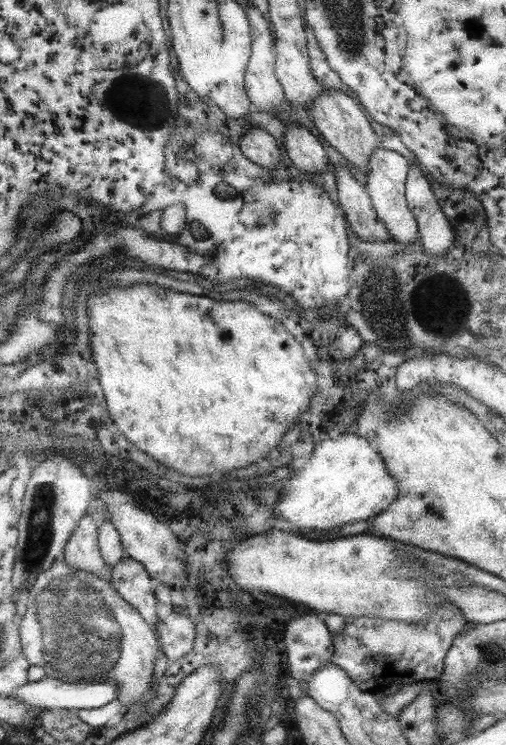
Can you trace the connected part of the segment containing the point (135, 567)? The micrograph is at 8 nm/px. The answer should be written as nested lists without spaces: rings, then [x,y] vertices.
[[[128,558],[114,566],[110,581],[141,612],[145,621],[156,629],[156,588],[160,582],[154,582],[140,562]]]

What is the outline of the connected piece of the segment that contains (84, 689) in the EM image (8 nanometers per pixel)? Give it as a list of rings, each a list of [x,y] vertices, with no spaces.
[[[46,675],[40,681],[29,682],[21,686],[19,690],[15,690],[13,697],[25,703],[42,707],[44,710],[63,713],[64,710],[100,708],[101,705],[108,704],[116,699],[117,695],[117,682],[110,679],[99,680],[98,682],[68,683]]]

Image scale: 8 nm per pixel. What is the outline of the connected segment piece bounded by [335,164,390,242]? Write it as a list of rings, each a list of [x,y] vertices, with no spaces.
[[[336,164],[335,179],[337,182],[338,198],[342,208],[345,210],[346,218],[350,221],[350,228],[357,235],[362,234],[362,239],[367,241],[388,241],[390,234],[384,221],[378,218],[376,209],[372,206],[367,187],[362,185],[344,165]]]

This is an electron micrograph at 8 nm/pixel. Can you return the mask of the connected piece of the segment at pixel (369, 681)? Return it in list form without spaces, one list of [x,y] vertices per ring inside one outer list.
[[[446,602],[428,622],[408,624],[384,618],[344,618],[344,632],[333,636],[334,654],[330,662],[349,674],[364,692],[384,691],[394,685],[404,688],[439,678],[445,672],[445,657],[453,640],[468,625],[460,607]]]

